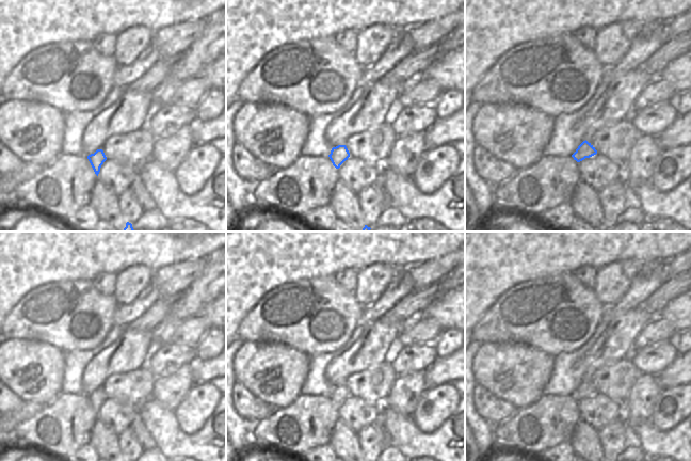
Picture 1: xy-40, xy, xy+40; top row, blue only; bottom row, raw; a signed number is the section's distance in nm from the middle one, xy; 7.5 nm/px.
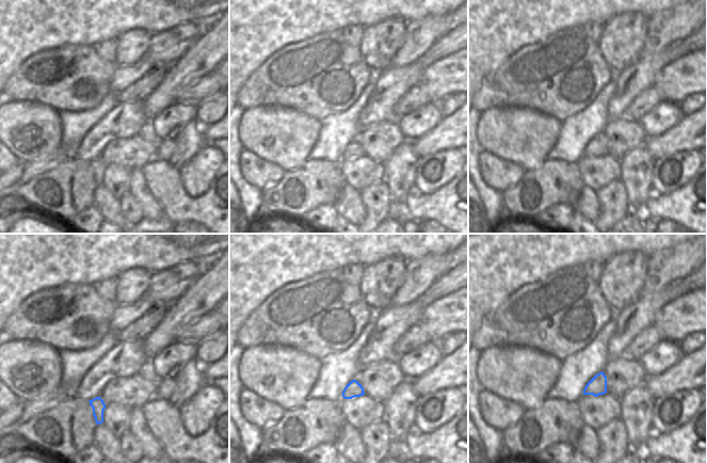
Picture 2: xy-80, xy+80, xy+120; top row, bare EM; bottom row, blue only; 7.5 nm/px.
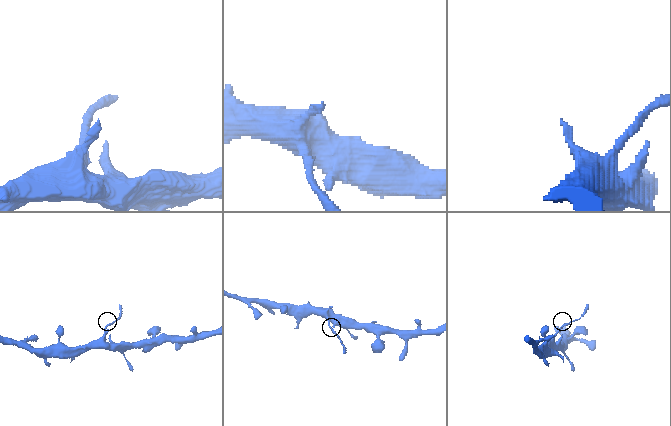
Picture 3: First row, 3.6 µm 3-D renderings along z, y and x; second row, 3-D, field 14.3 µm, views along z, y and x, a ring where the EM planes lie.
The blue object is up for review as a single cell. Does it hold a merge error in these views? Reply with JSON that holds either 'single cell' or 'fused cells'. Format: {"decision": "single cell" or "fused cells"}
{"decision": "fused cells"}

